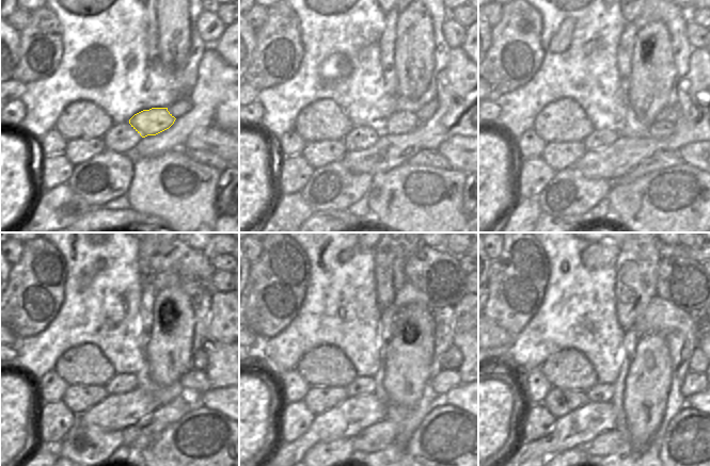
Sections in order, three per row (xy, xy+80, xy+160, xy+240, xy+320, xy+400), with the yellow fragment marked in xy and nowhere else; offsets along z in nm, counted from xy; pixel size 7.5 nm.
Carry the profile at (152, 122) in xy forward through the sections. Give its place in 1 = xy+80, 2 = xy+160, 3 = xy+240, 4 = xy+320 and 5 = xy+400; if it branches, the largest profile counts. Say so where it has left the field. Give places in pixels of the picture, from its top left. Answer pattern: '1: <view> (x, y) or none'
1: xy+80 (400, 122)
2: xy+160 (633, 128)
3: xy+240 (194, 381)
4: xy+320 (446, 380)
5: xy+400 (694, 382)

